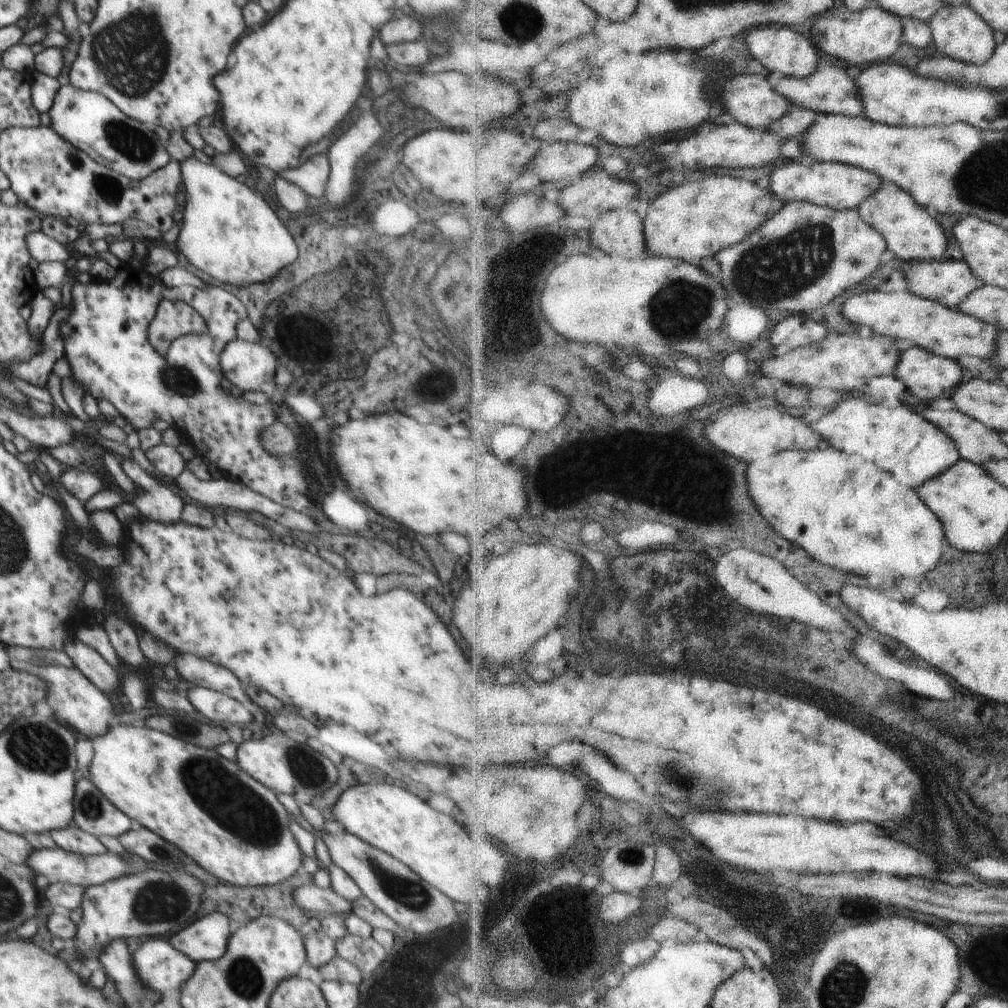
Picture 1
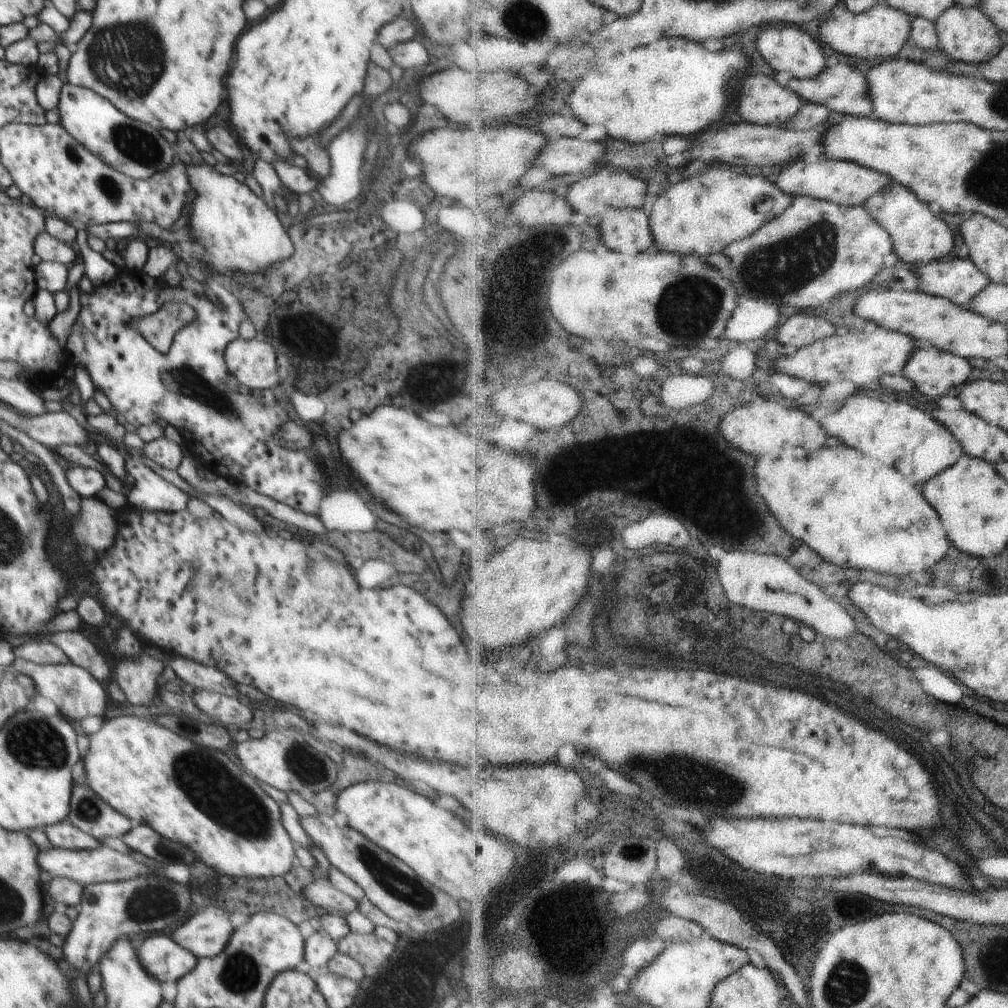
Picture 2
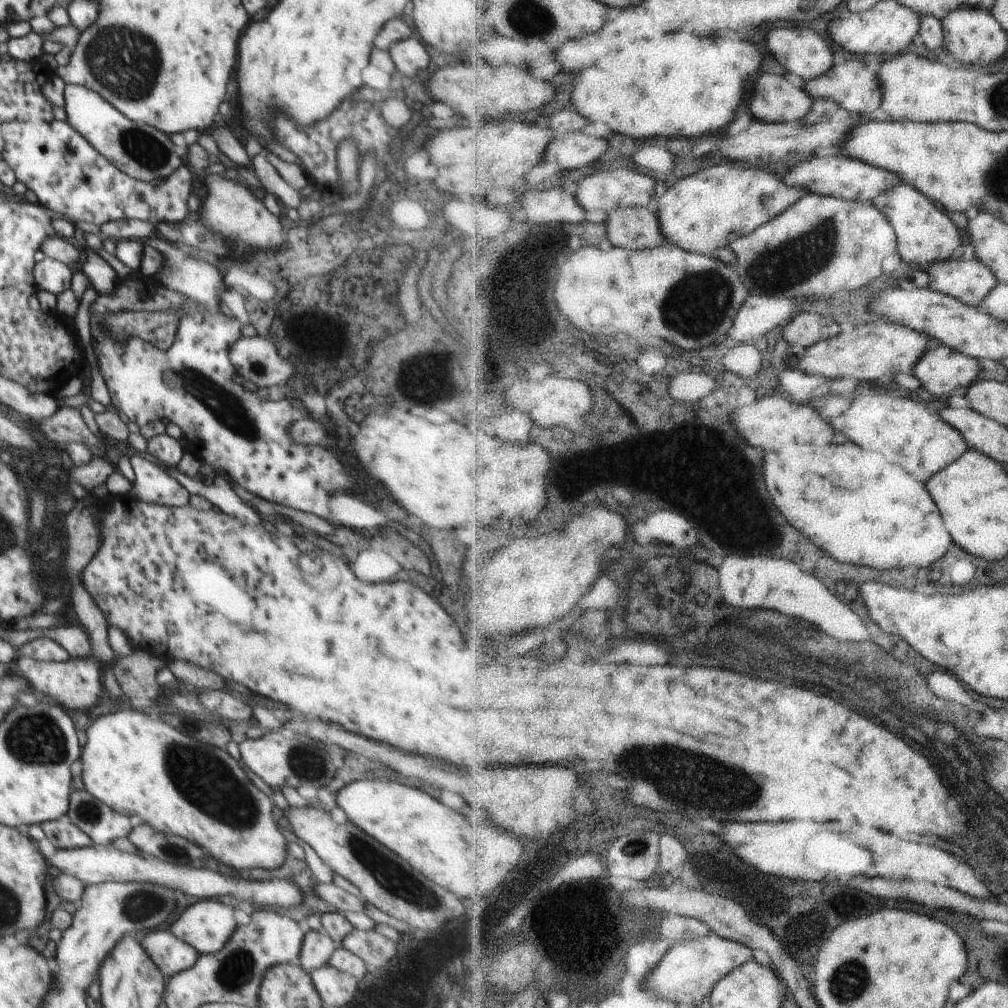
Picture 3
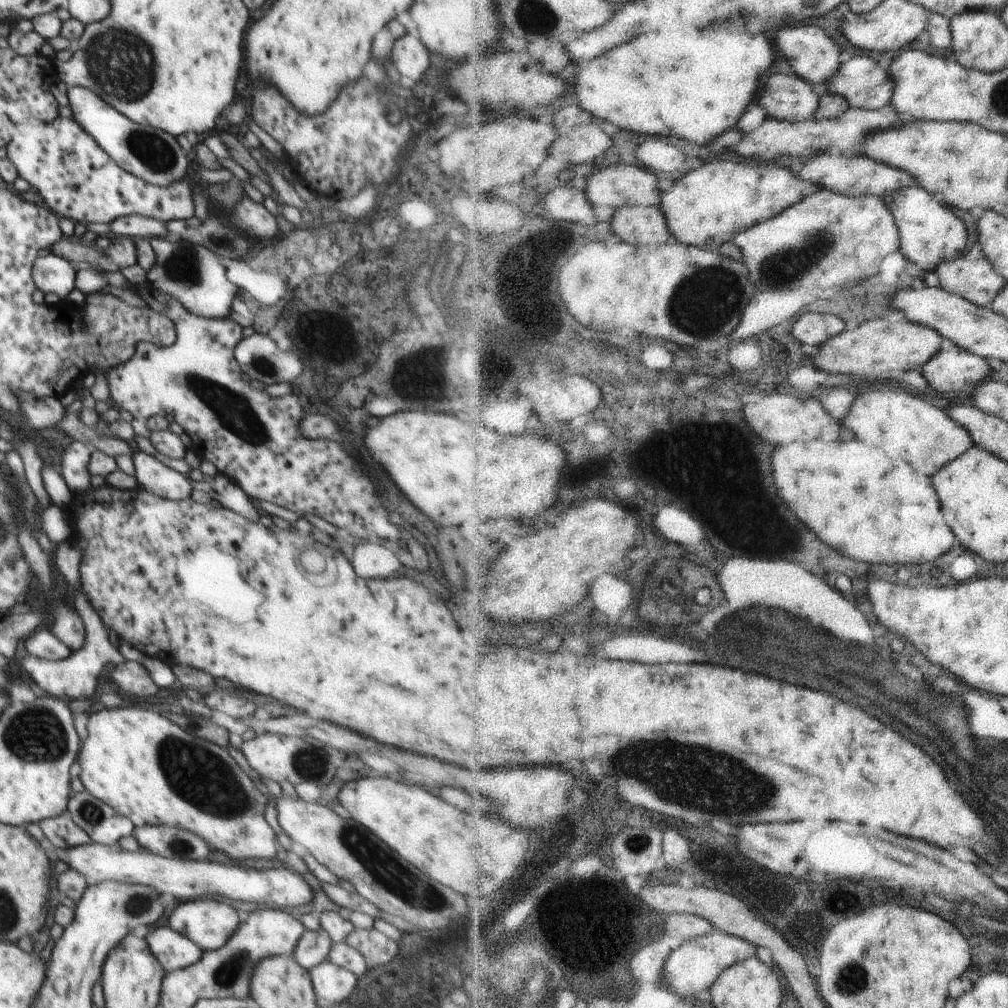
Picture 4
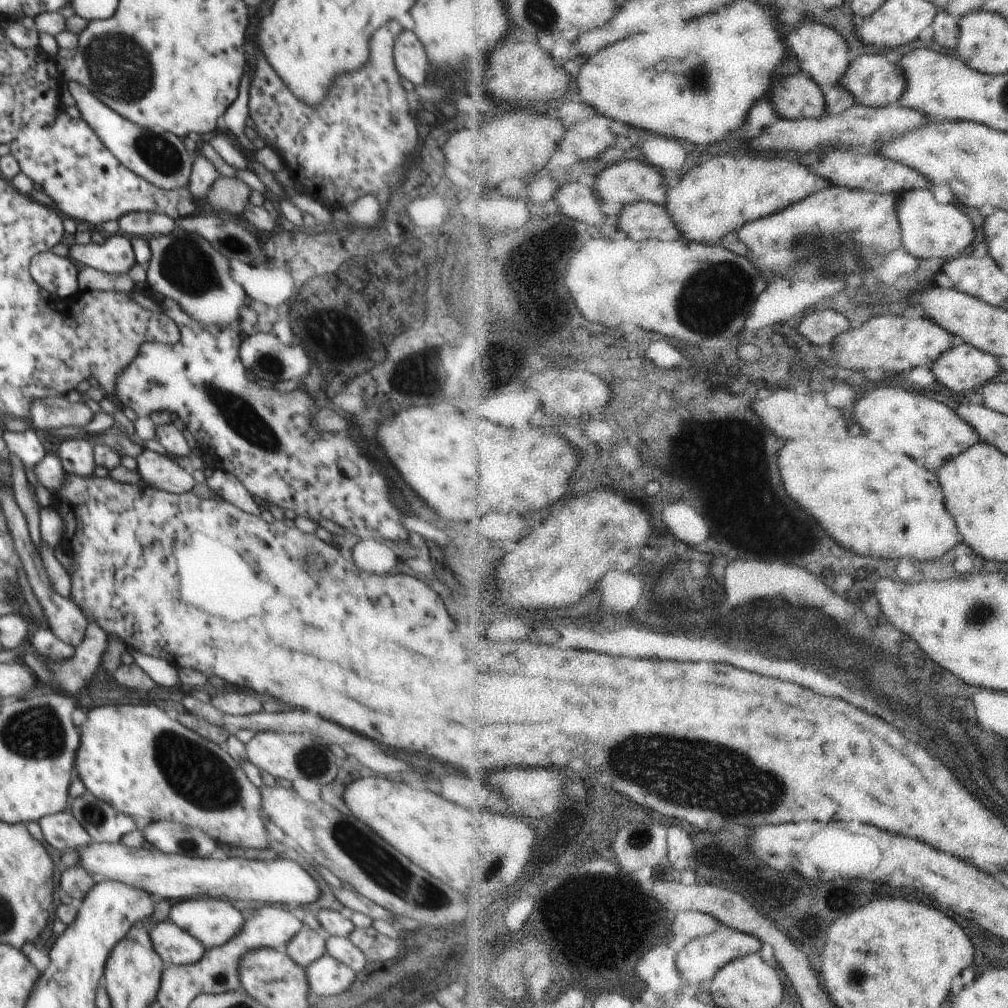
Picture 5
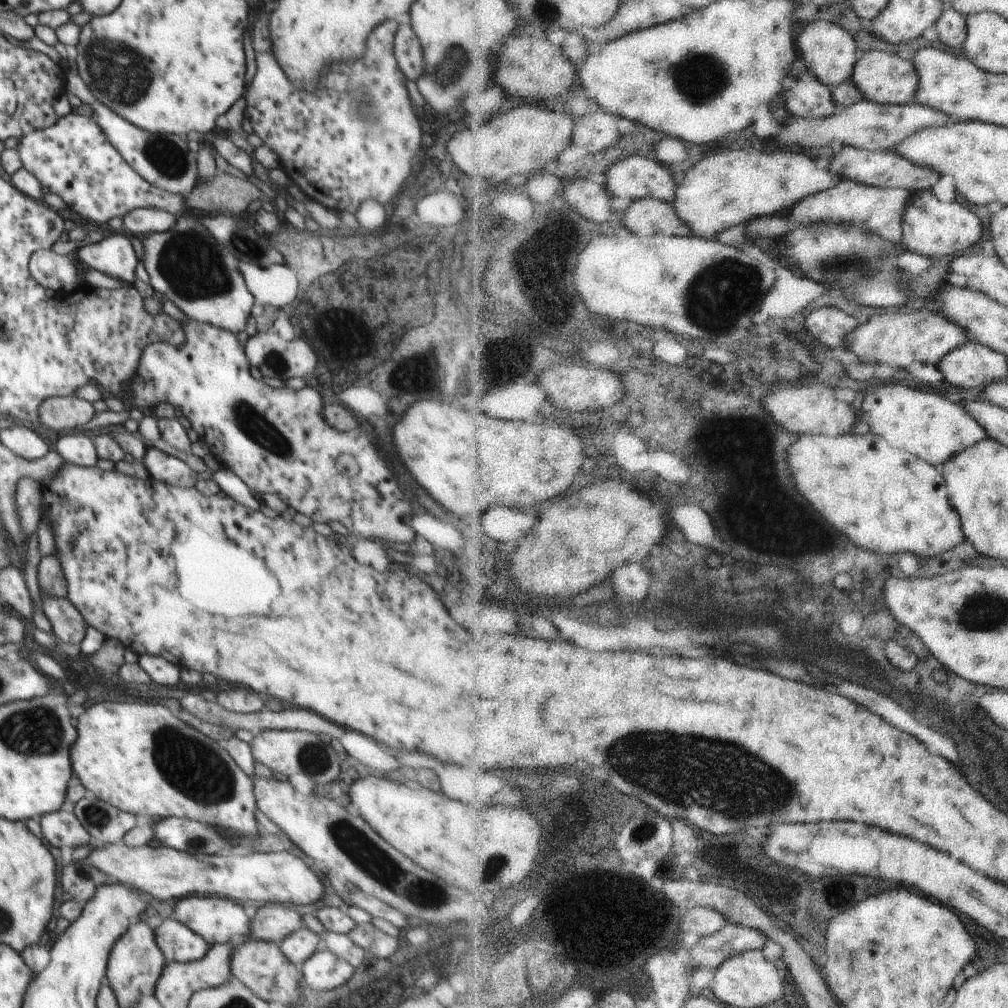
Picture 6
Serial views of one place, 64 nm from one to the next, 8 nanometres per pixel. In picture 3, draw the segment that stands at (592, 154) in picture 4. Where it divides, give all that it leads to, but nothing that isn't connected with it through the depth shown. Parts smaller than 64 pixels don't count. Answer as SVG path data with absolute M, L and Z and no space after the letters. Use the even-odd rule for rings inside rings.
M584 131L568 134L551 142L544 162L554 162L569 171L582 168L594 171L608 148L610 142L605 138L586 136Z

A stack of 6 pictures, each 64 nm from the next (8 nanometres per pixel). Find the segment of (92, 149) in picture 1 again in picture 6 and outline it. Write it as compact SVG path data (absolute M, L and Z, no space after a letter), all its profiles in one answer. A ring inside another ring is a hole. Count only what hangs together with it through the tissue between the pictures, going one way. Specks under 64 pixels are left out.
M72 58L67 61L70 72L64 76L64 88L67 92L80 98L82 105L88 104L92 109L91 119L97 123L104 136L111 145L121 154L128 166L137 172L146 182L159 189L167 190L174 194L187 196L196 186L197 180L197 153L188 149L186 138L170 133L151 133L138 128L125 118L118 116L113 110L104 106L86 86L78 73Z

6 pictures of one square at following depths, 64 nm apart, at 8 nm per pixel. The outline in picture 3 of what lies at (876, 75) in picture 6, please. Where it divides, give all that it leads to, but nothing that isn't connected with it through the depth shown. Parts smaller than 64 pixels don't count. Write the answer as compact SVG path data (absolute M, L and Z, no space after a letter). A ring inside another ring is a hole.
M845 62L841 65L836 65L824 76L807 81L805 89L815 99L832 99L839 102L842 108L847 111L863 115L866 119L870 116L876 116L880 113L880 108L883 103L884 91L879 81L879 76L868 70L868 66L864 62Z

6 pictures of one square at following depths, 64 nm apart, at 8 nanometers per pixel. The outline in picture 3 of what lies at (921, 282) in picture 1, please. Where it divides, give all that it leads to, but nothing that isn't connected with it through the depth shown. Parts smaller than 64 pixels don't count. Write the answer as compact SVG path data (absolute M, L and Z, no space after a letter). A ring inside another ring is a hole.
M961 258L957 260L946 259L945 261L938 261L935 264L926 266L925 271L928 274L928 289L961 299L963 303L971 307L978 306L986 294L999 283L994 273L978 259L967 261Z

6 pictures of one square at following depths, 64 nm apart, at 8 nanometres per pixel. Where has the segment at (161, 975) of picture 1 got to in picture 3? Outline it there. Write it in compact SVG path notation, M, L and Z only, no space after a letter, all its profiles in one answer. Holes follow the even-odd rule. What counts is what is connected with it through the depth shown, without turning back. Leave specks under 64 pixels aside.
M162 930L147 932L140 944L166 978L188 970L194 966L199 956L190 945L186 945L172 933Z

